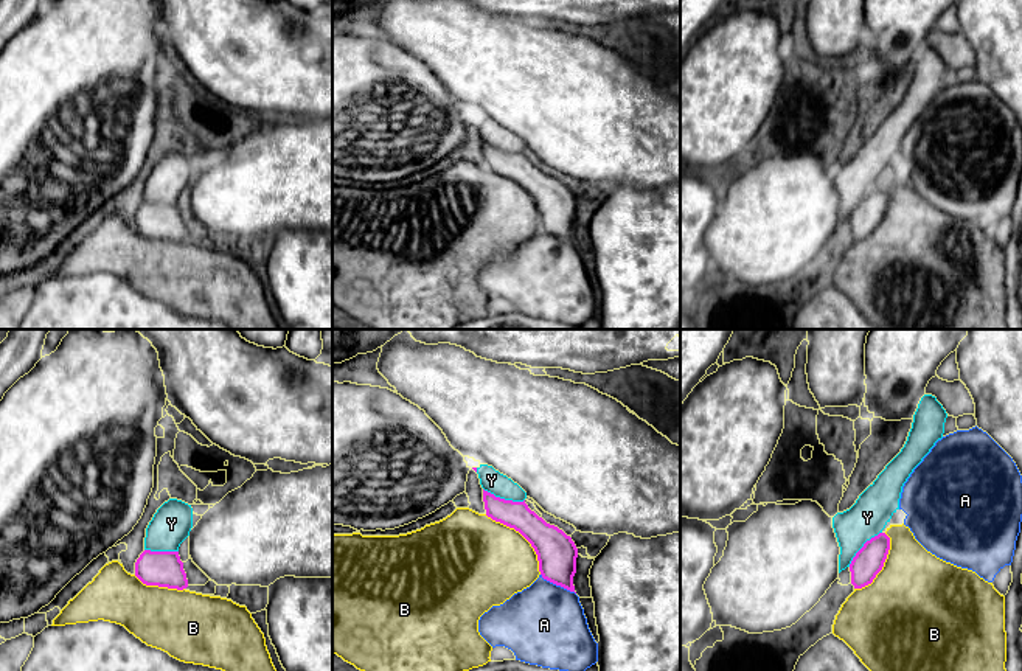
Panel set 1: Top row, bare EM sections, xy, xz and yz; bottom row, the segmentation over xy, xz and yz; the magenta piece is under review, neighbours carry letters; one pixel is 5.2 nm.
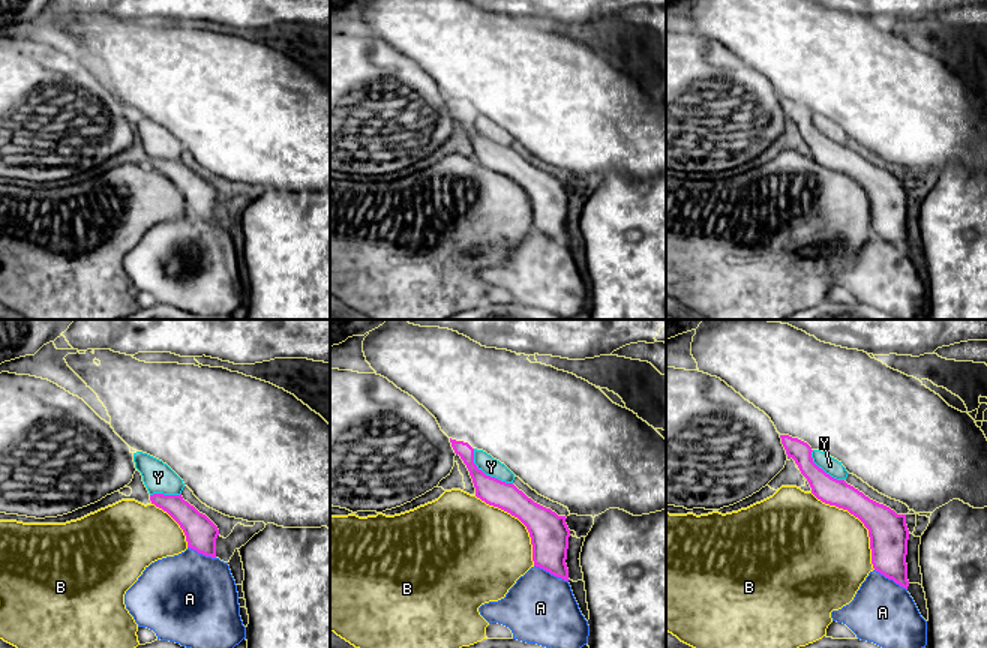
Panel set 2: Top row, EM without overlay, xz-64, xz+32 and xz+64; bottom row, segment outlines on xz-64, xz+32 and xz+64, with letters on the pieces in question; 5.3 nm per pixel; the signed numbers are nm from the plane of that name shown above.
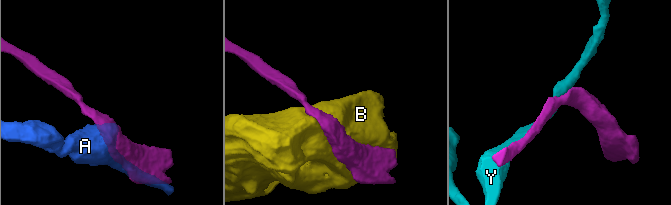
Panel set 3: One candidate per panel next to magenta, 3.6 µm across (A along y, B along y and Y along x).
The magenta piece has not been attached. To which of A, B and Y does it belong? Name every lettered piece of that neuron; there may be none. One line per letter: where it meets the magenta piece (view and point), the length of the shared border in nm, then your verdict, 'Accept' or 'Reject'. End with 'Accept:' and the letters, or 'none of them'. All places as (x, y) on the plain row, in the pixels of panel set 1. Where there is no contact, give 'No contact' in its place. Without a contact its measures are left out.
A: Touches magenta at xz (558, 236). Shared border 220 nm. Reject
B: Touches magenta at xz (522, 187). Shared border 420 nm. Reject
Y: Touches magenta at xz (504, 151). Shared border 220 nm. Accept
Accept: Y

